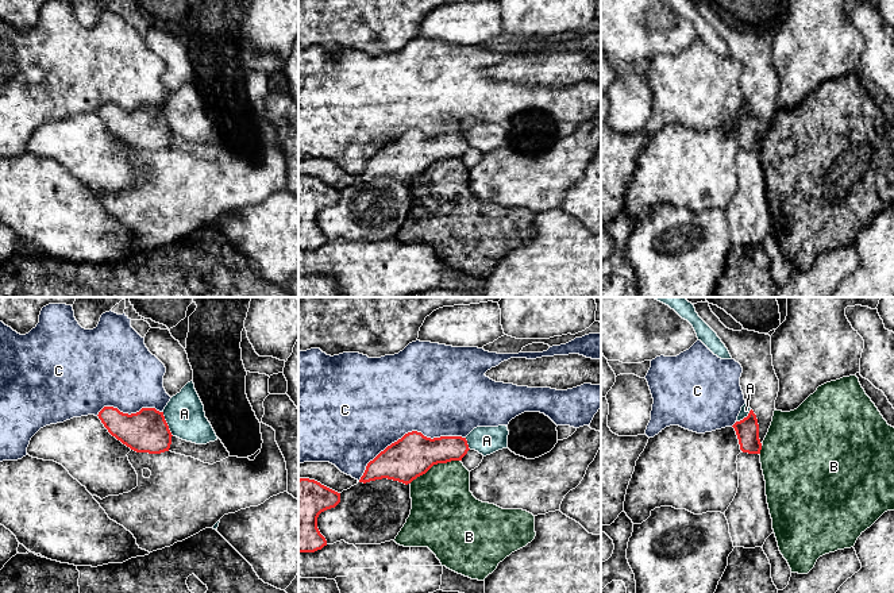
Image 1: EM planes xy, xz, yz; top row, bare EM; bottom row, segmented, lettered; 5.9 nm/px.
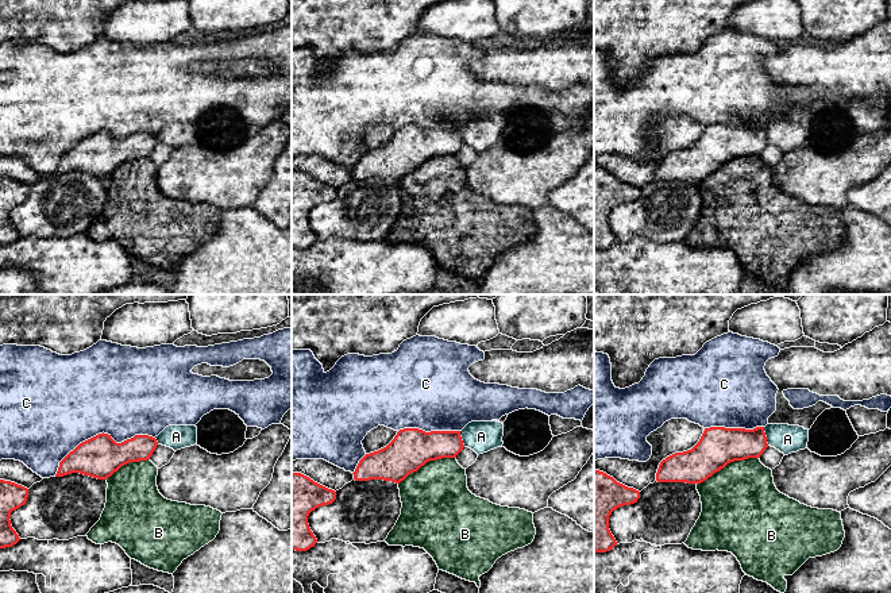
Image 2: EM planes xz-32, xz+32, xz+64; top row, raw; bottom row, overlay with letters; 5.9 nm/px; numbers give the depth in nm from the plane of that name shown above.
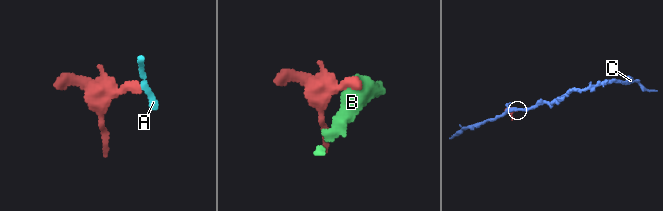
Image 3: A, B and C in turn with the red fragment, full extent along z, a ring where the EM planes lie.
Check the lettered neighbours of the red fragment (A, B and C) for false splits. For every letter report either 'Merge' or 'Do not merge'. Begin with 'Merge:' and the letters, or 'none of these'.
Merge: none of these
A: Do not merge
B: Do not merge
C: Do not merge

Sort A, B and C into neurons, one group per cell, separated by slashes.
A / B / C

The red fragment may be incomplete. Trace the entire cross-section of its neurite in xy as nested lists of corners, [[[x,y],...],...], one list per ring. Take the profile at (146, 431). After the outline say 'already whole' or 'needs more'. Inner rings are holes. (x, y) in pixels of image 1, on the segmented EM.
[[[104,407],[97,416],[112,436],[136,453],[161,454],[170,448],[173,435],[163,412],[155,408],[128,415]]] | already whole

